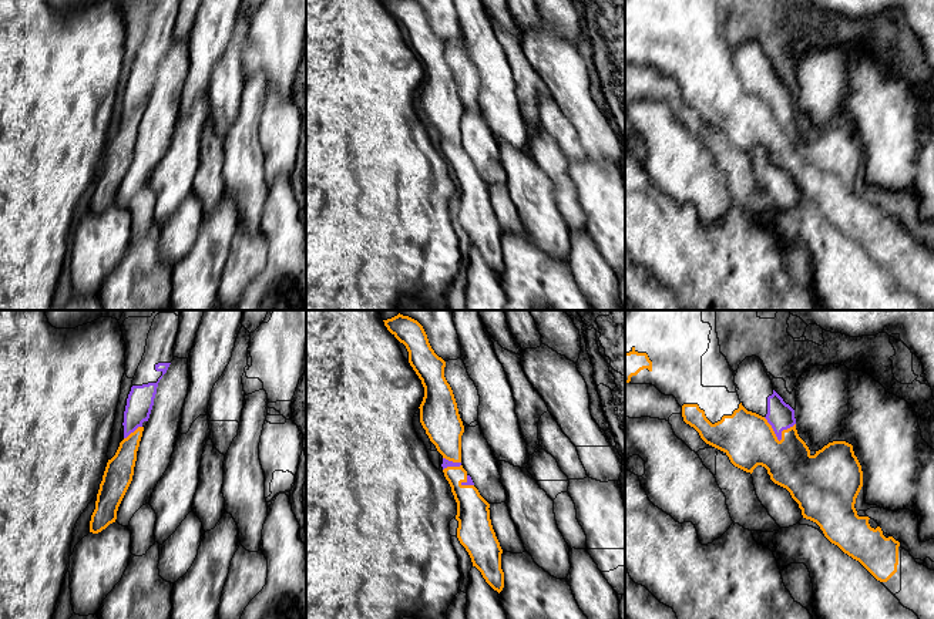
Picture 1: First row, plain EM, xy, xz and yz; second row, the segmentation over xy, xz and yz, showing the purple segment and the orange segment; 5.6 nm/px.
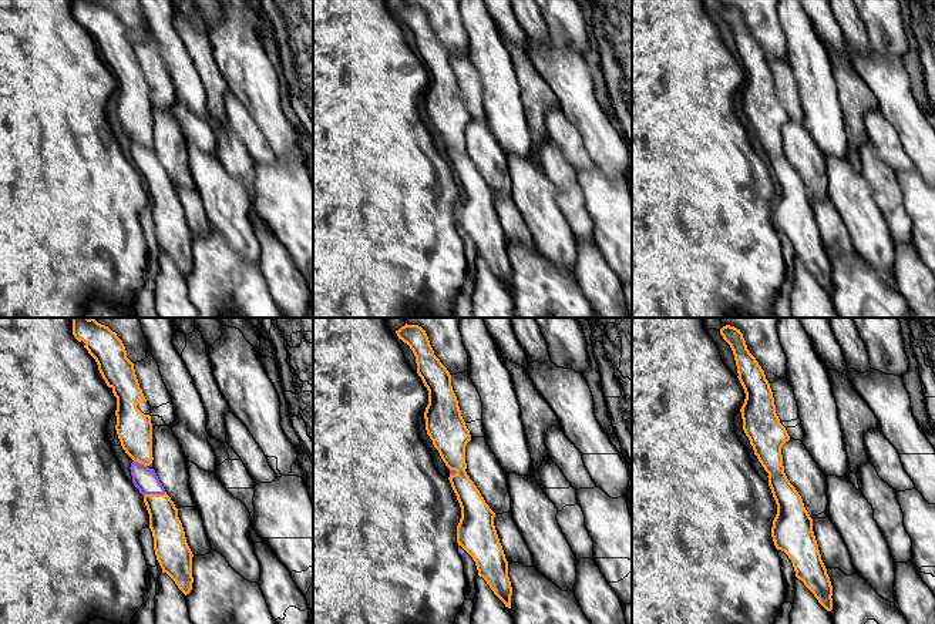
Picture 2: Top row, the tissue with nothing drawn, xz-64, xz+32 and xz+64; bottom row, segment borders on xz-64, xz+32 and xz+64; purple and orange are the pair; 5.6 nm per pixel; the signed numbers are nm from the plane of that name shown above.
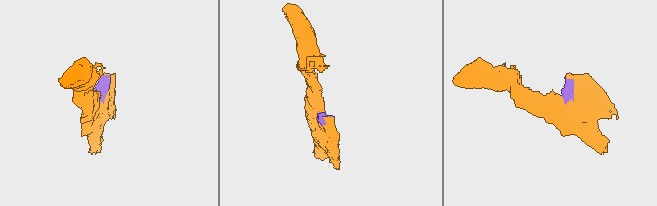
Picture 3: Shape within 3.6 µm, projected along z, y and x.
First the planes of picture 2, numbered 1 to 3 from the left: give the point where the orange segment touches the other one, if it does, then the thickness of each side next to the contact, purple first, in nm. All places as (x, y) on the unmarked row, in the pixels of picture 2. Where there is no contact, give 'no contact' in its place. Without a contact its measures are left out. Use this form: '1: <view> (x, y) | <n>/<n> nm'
1: xz-64 (154, 174) | 140/180 nm
2: xz+32 (454, 151) | 30/220 nm
3: no contact

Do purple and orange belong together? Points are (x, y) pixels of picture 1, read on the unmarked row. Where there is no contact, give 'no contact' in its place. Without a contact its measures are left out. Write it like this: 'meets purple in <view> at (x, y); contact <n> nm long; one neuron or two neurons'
meets purple in yz at (779, 121); contact 190 nm long; two neurons

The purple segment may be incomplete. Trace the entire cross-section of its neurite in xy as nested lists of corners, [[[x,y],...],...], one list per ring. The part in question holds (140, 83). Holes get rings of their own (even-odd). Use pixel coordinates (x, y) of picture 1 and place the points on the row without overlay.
[[[154,0],[124,92],[124,120],[148,102],[157,68],[174,41],[179,0]]]

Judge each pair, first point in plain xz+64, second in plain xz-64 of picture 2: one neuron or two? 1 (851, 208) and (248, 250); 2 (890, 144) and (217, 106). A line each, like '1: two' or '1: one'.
1: one
2: two

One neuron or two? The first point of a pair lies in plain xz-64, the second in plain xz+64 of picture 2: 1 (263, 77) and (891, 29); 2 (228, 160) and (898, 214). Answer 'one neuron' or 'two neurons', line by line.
1: two neurons
2: one neuron

